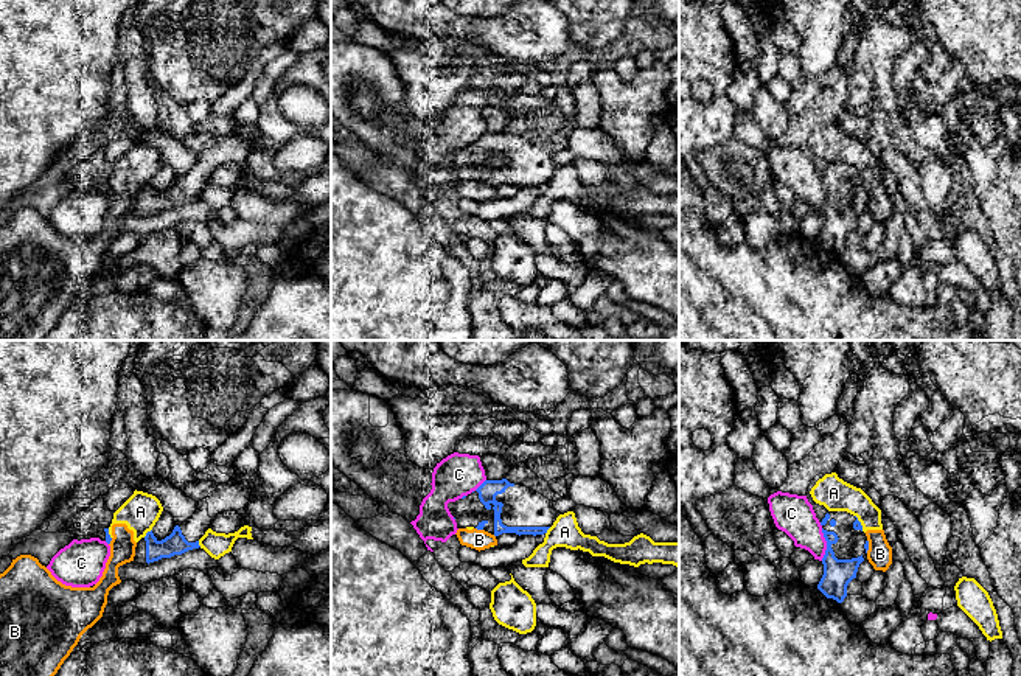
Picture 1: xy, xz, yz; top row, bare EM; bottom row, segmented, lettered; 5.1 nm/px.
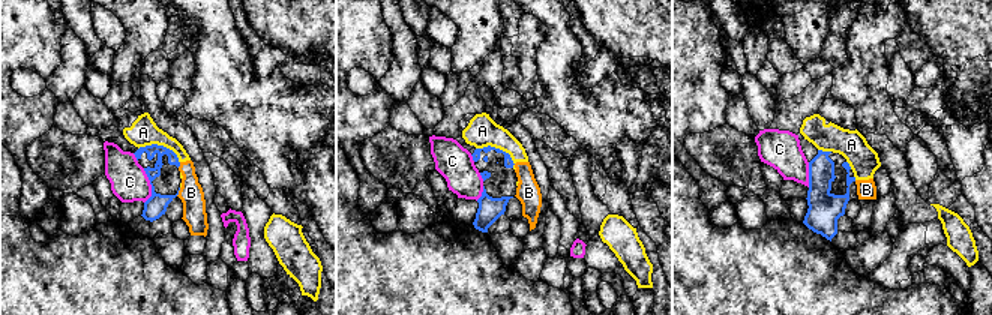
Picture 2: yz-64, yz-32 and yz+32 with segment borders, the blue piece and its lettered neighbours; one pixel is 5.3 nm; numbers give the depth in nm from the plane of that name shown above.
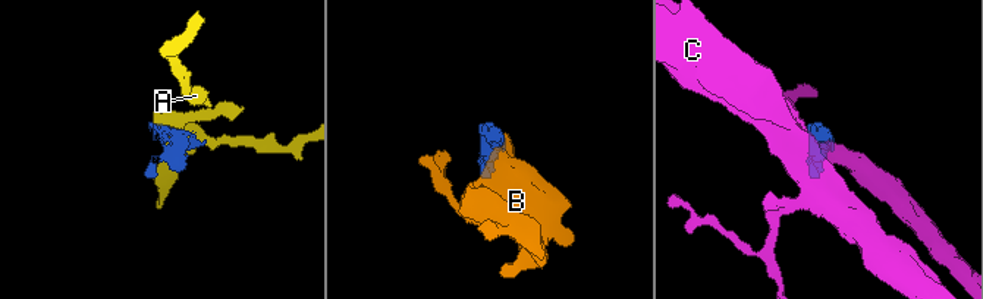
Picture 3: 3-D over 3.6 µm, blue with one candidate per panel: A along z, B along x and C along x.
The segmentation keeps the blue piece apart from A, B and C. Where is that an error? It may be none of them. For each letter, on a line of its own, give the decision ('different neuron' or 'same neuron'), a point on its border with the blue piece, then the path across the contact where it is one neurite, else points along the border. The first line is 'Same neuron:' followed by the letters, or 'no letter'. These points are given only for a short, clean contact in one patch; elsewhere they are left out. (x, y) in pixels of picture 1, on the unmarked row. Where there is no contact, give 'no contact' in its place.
Same neuron: no letter
A: different neuron | xy (146, 185)
B: different neuron | yz (867, 198)
C: different neuron | yz (827, 196) | along yz (821, 181), (825, 190), (822, 212)

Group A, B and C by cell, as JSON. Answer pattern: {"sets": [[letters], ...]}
{"sets": [["A", "B"], ["C"]]}

